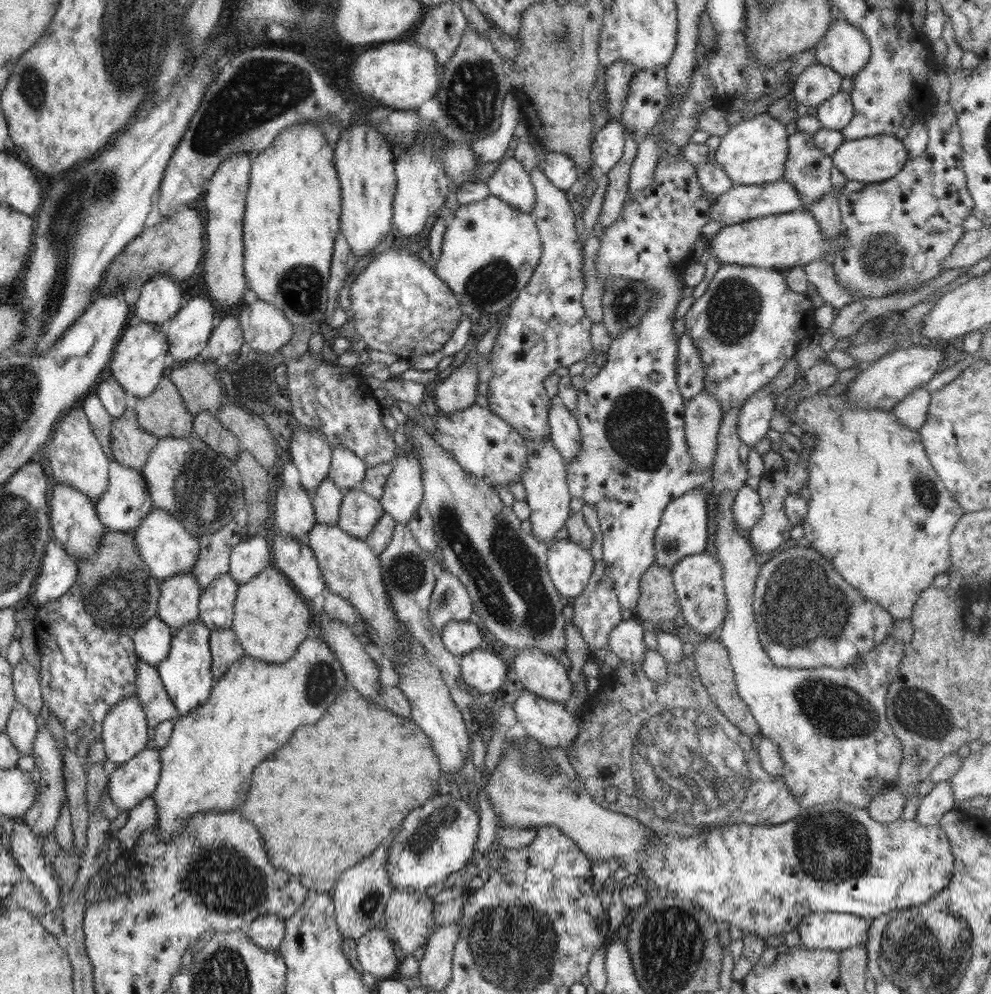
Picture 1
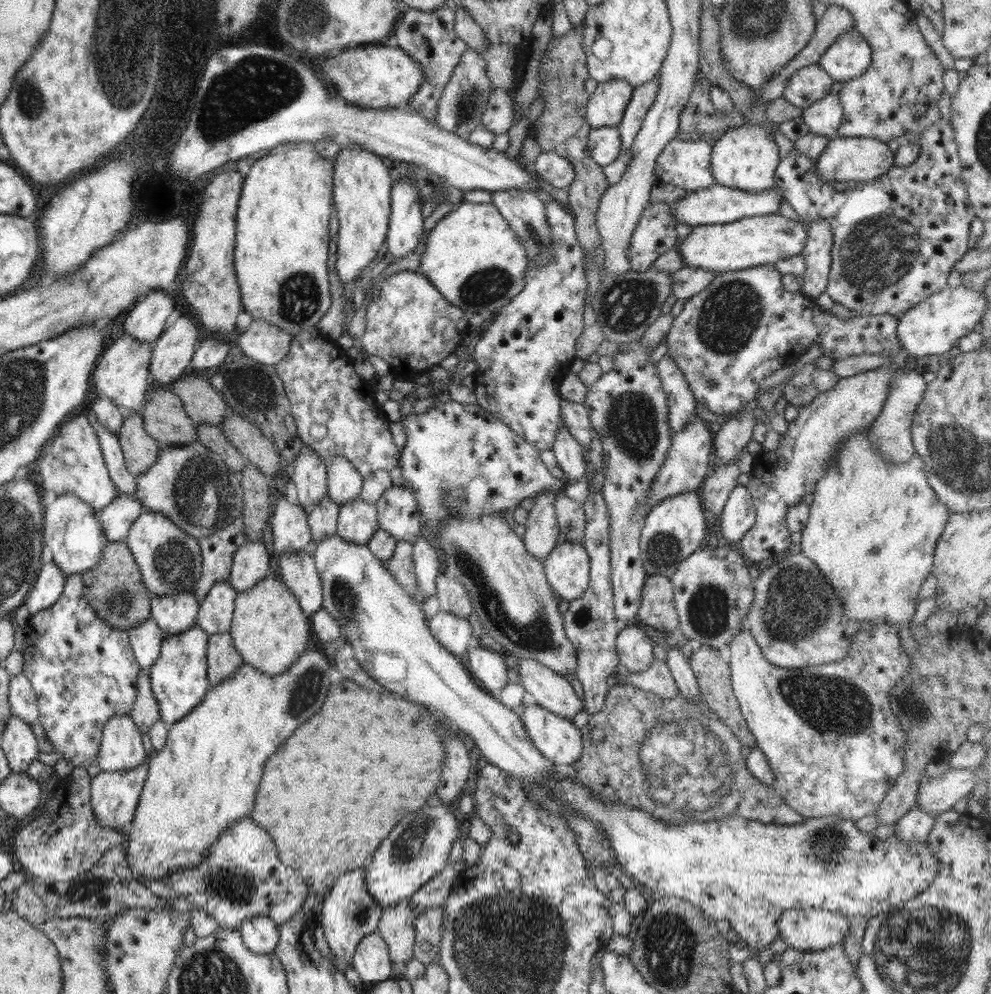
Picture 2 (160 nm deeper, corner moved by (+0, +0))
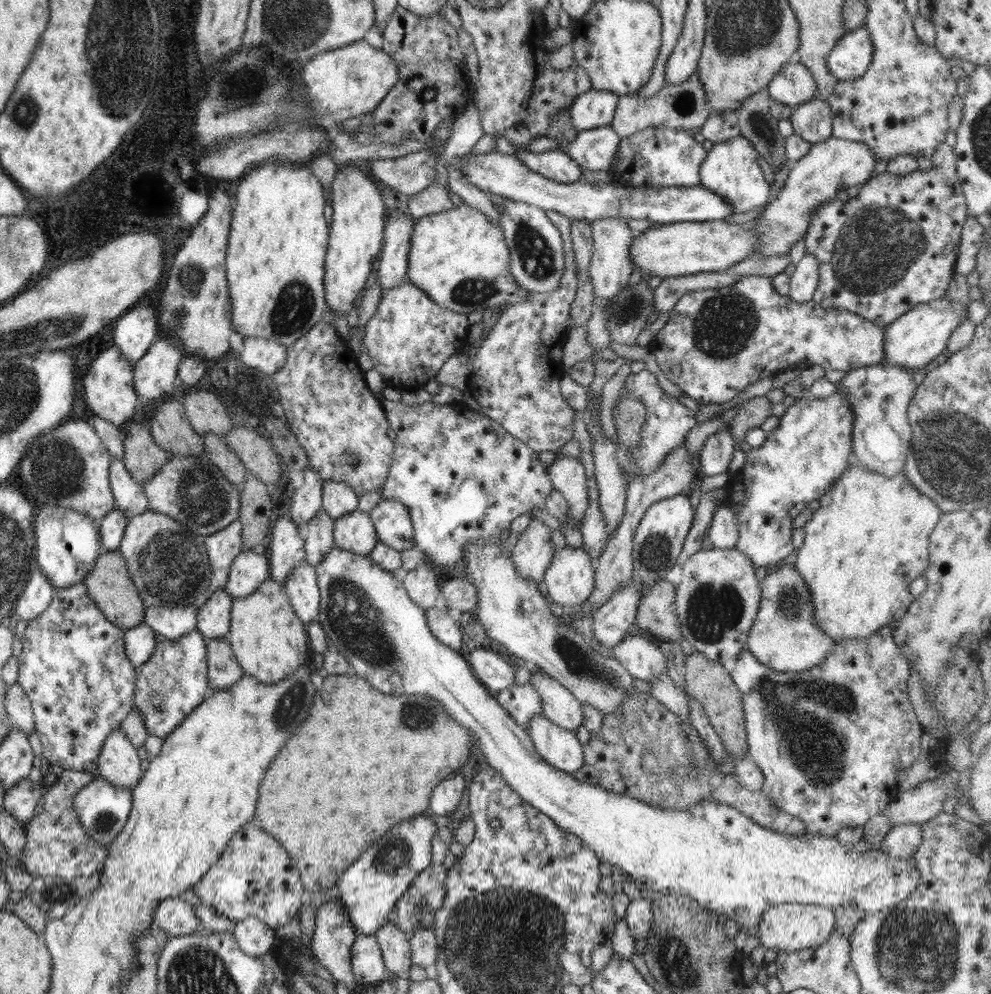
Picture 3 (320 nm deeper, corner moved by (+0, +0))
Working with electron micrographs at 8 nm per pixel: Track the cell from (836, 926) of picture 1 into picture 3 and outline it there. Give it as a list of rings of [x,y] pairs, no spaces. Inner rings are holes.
[[[782,903],[771,906],[759,920],[760,945],[766,949],[797,951],[822,944],[836,929],[834,911],[830,907],[813,904]]]

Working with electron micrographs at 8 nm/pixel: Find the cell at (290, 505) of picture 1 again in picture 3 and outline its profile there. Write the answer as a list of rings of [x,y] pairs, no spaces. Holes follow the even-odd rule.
[[[285,514],[273,519],[269,579],[284,585],[288,575],[305,561],[303,530]]]

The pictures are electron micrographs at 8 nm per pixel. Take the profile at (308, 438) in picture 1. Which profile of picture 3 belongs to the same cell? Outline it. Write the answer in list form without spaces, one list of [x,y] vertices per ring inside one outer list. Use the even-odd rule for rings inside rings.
[[[306,468],[303,470],[303,481],[296,484],[289,517],[301,530],[304,530],[307,522],[322,508],[323,483],[318,470]]]

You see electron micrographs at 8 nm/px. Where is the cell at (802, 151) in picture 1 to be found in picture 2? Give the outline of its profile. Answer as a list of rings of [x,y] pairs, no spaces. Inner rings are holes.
[[[940,118],[934,128],[920,134],[919,142],[921,151],[917,156],[917,160],[908,167],[892,167],[886,174],[878,176],[877,180],[866,182],[856,182],[856,188],[845,190],[843,192],[836,191],[832,184],[826,183],[818,177],[818,169],[816,169],[816,160],[808,158],[800,154],[796,149],[782,158],[778,164],[776,174],[774,176],[774,185],[781,188],[782,195],[788,204],[792,206],[794,212],[805,220],[807,223],[813,220],[823,220],[831,224],[832,233],[834,233],[834,246],[832,246],[832,264],[829,272],[829,279],[825,288],[826,294],[829,294],[835,303],[841,304],[854,312],[859,312],[860,315],[892,315],[900,316],[907,310],[910,310],[915,304],[921,303],[933,294],[944,290],[947,285],[947,278],[950,271],[953,270],[954,264],[958,262],[968,252],[970,244],[970,222],[974,220],[975,212],[971,202],[969,201],[965,182],[962,181],[962,166],[960,165],[958,148],[954,137],[954,129],[948,120]]]

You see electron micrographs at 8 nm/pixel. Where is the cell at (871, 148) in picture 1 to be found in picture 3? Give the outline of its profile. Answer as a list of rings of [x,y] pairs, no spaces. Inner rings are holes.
[[[831,137],[812,145],[810,151],[788,172],[788,180],[780,192],[767,203],[765,211],[757,218],[756,235],[760,237],[757,254],[789,254],[794,243],[805,237],[815,208],[827,200],[836,199],[840,190],[867,183],[877,162],[872,149],[863,143]]]

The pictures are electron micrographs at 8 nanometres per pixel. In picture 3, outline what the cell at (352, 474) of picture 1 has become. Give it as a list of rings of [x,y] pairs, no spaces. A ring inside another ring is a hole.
[[[326,480],[323,483],[322,510],[327,512],[333,520],[338,520],[347,512],[357,510],[359,495],[351,486],[339,480]]]

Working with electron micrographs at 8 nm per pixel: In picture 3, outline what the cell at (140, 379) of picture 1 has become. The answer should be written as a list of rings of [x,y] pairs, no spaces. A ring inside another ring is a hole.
[[[108,348],[102,352],[95,352],[89,363],[88,372],[82,378],[84,398],[91,412],[96,416],[115,424],[123,426],[129,423],[138,406],[138,395],[134,391],[133,366],[118,348]]]

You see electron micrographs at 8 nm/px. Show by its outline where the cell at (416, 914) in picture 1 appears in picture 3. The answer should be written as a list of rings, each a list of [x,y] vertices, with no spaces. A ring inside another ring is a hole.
[[[391,921],[382,925],[373,935],[381,948],[388,972],[400,978],[409,978],[412,965],[409,935]]]

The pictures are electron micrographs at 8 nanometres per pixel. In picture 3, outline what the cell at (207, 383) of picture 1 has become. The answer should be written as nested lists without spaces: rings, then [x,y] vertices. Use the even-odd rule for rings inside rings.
[[[198,390],[185,395],[181,402],[191,427],[202,437],[214,433],[224,438],[234,425],[227,408],[214,393]]]

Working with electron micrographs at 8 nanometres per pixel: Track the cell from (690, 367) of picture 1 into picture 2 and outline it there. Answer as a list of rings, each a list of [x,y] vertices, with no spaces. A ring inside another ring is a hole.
[[[671,356],[664,357],[655,364],[662,388],[668,397],[668,424],[671,434],[675,435],[697,416],[696,399],[690,390],[690,384]]]

